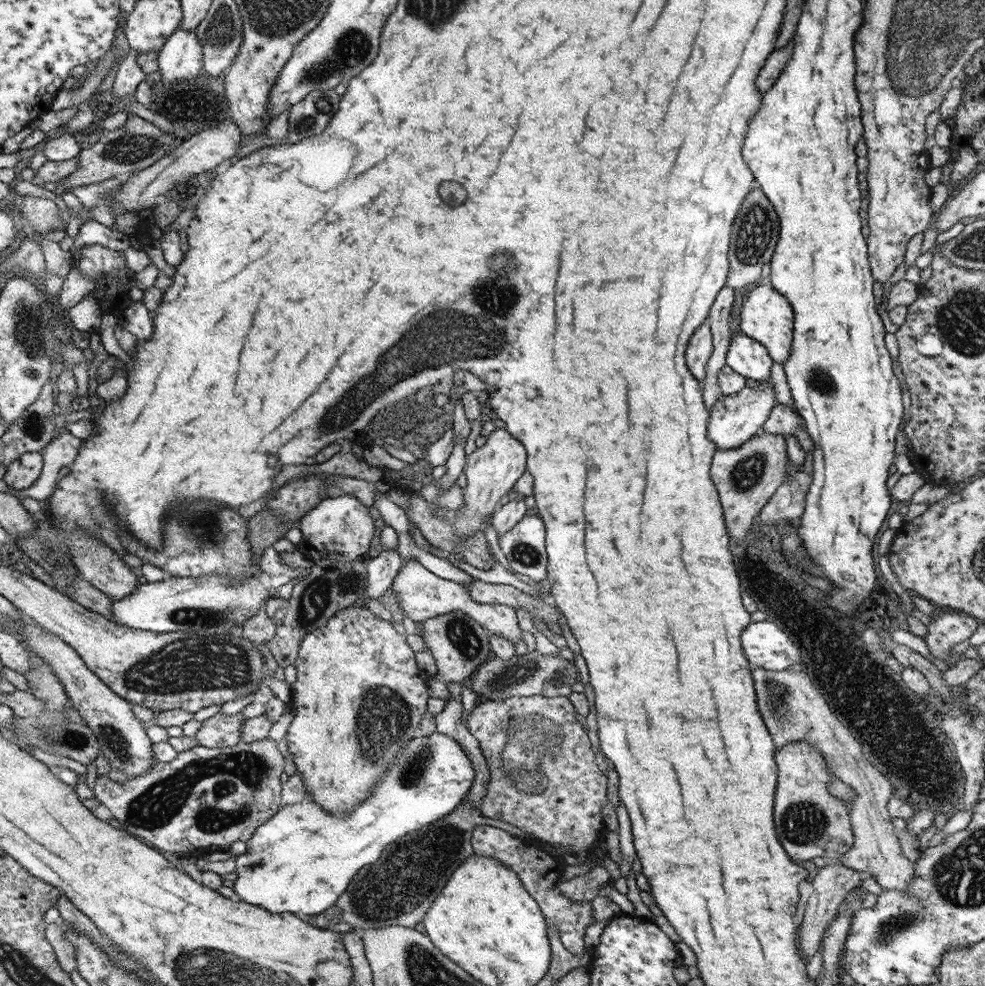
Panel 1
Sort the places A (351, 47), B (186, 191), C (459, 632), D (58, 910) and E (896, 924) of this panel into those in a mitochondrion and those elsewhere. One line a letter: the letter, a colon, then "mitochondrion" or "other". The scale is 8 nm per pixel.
A: mitochondrion
B: other
C: mitochondrion
D: other
E: mitochondrion

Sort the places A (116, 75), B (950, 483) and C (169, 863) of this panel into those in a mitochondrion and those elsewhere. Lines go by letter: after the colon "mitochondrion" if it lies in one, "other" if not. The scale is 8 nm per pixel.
A: other
B: other
C: other

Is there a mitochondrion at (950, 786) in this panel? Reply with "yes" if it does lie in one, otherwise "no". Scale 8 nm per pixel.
yes

